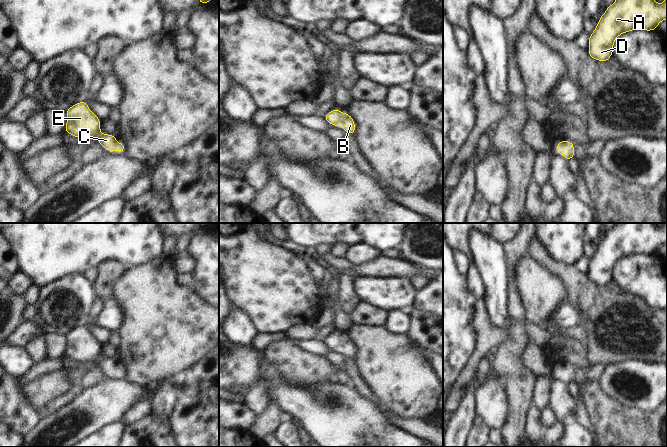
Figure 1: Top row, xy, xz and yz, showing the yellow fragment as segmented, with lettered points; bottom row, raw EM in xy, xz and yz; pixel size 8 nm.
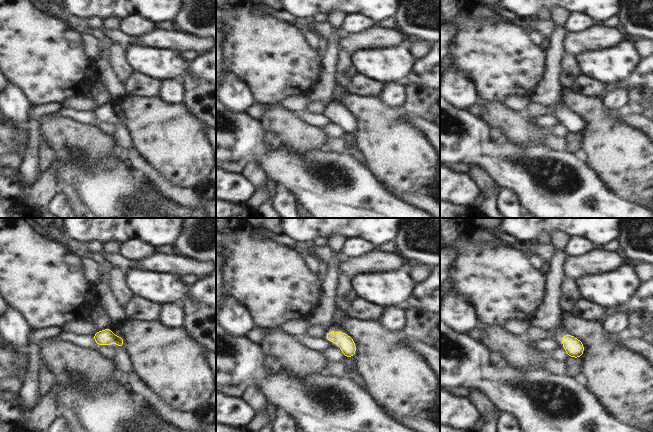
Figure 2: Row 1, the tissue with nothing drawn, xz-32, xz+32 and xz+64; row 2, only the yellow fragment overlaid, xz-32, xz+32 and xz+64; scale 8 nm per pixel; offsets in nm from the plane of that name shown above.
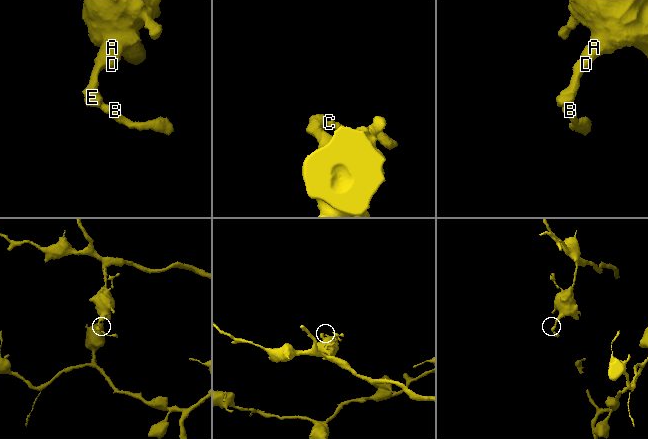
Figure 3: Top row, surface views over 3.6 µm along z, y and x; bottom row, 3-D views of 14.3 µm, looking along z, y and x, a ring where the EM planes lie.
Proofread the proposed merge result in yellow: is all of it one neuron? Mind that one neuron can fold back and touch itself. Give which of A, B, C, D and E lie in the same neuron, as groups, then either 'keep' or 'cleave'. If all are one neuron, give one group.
A B C D E | keep

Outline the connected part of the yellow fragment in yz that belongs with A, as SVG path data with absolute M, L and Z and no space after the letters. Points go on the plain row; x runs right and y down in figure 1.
M617 223L607 231L594 256L589 259L588 277L595 284L607 286L613 278L613 269L619 259L632 254L656 254L658 248L666 243L667 223L661 228L656 227L654 223Z

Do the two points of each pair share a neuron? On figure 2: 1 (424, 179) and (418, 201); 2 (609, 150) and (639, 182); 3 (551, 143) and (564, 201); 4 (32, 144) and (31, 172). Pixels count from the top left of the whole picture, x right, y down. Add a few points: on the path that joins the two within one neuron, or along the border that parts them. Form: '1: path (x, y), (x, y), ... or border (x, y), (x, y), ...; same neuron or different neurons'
1: border (424, 191), (397, 192); different neurons
2: path (617, 158), (633, 174); same neuron
3: border (543, 145), (566, 152); different neurons
4: path (31, 151), (31, 165); same neuron

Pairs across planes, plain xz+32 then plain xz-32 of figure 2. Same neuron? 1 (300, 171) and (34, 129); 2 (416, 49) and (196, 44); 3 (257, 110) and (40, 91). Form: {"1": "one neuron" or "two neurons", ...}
{"1": "two neurons", "2": "two neurons", "3": "two neurons"}

